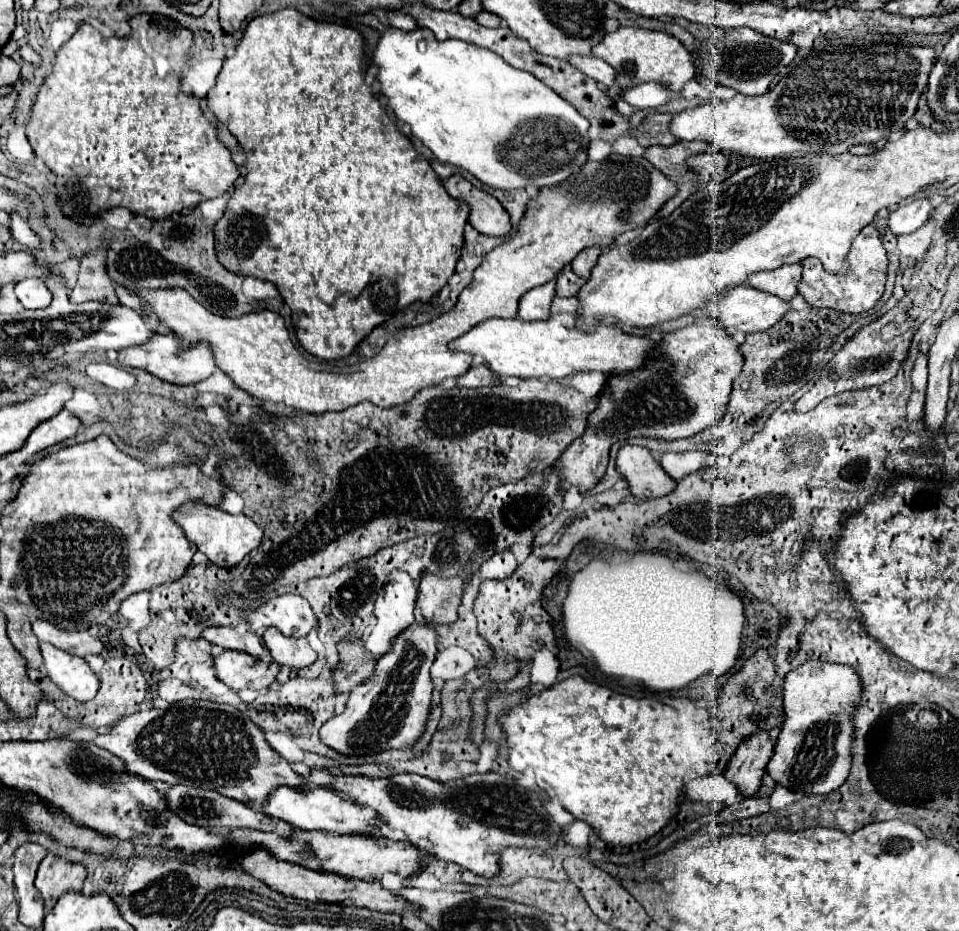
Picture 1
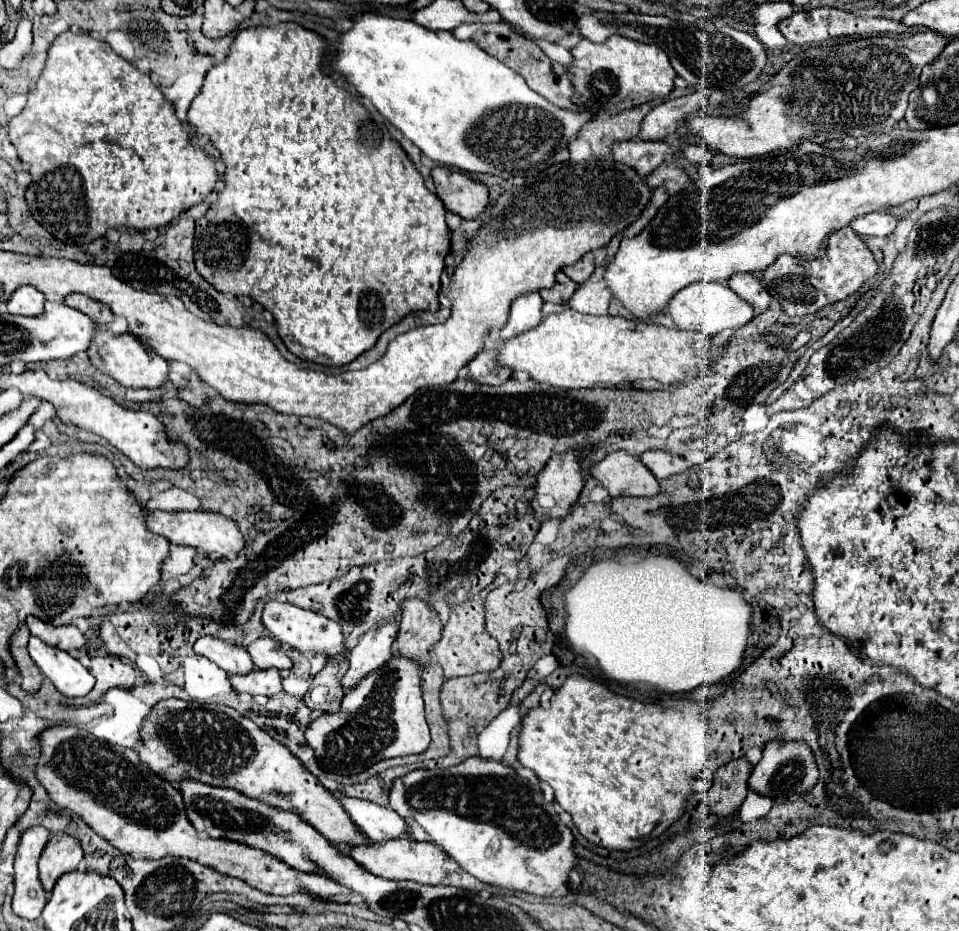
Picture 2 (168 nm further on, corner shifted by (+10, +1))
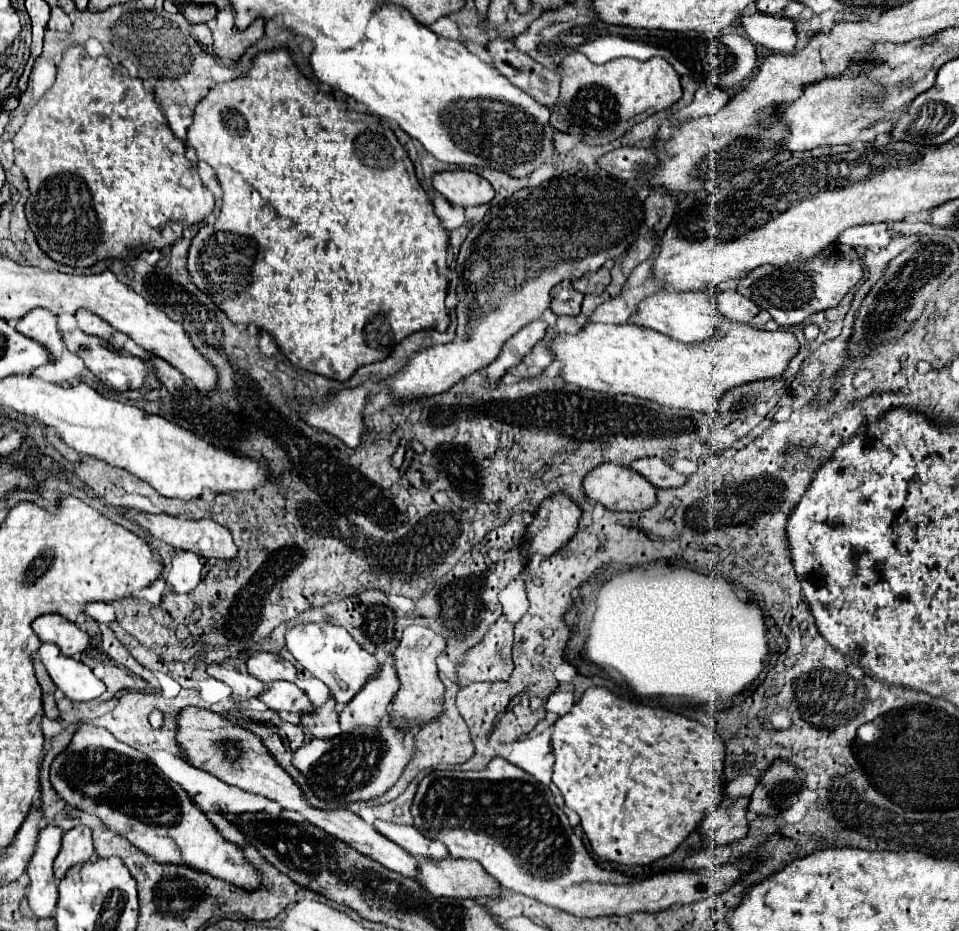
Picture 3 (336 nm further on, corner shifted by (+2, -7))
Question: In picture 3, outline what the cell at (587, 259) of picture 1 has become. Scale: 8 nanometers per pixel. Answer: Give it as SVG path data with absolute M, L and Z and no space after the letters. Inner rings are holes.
M599 268L597 272L593 274L587 274L585 278L581 280L575 280L573 282L573 288L581 294L601 294L611 282L611 274L607 268Z

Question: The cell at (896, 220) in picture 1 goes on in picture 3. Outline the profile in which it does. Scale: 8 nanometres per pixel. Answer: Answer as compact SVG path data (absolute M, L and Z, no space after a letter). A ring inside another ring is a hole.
M863 224L863 226L853 226L849 230L845 230L837 242L845 244L845 246L853 246L853 248L871 248L871 246L887 246L891 240L889 232L887 232L887 224Z

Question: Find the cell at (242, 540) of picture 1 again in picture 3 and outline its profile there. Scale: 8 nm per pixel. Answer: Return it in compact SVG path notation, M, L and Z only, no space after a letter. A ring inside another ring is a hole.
M135 508L129 510L121 510L121 514L139 524L141 528L145 528L155 540L163 540L165 544L173 546L175 550L185 550L185 552L195 552L201 558L217 558L217 560L231 560L237 556L237 546L233 542L231 532L213 522L213 520L181 520L175 516L167 516L167 514L149 514L149 512L141 512Z

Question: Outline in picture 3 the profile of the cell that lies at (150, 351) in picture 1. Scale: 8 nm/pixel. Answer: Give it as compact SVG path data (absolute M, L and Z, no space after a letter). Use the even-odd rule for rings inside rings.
M69 330L69 332L61 332L61 338L67 346L69 352L73 352L75 356L79 356L87 370L91 370L101 382L105 382L107 386L115 388L115 390L135 390L135 388L141 388L143 386L143 380L145 380L145 370L147 370L147 364L137 358L137 356L131 356L127 354L125 350L113 350L113 348L105 348L105 342L101 338L95 338L95 336L87 336L83 334L81 330Z

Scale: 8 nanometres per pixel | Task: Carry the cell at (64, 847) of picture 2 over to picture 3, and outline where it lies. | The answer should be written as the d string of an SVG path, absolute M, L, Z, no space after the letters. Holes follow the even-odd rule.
M75 826L63 834L63 846L55 858L55 878L61 880L65 872L93 856L93 840L89 826Z

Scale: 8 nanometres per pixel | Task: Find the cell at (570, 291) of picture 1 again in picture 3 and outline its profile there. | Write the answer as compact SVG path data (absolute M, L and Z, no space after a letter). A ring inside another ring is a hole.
M561 282L551 290L551 310L557 316L561 314L577 316L581 310L581 300L583 300L583 294L573 290L571 282Z

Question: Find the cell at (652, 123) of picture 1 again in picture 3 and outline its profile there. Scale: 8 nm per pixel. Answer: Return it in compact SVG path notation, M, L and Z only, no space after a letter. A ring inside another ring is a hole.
M703 84L697 92L695 92L695 98L689 106L681 108L677 114L673 114L669 118L671 124L677 124L681 120L689 120L689 118L695 118L695 116L707 116L707 114L715 114L719 112L725 104L729 102L729 94L725 90L719 90L719 86L713 86L713 84Z

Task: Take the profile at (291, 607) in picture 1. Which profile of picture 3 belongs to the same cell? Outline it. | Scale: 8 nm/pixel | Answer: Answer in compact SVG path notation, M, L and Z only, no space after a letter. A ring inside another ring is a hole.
M313 622L313 624L297 624L291 630L287 630L287 648L293 654L293 658L315 678L319 678L327 688L331 690L335 702L349 704L351 698L379 672L379 660L363 650L351 634L333 624L325 622Z

